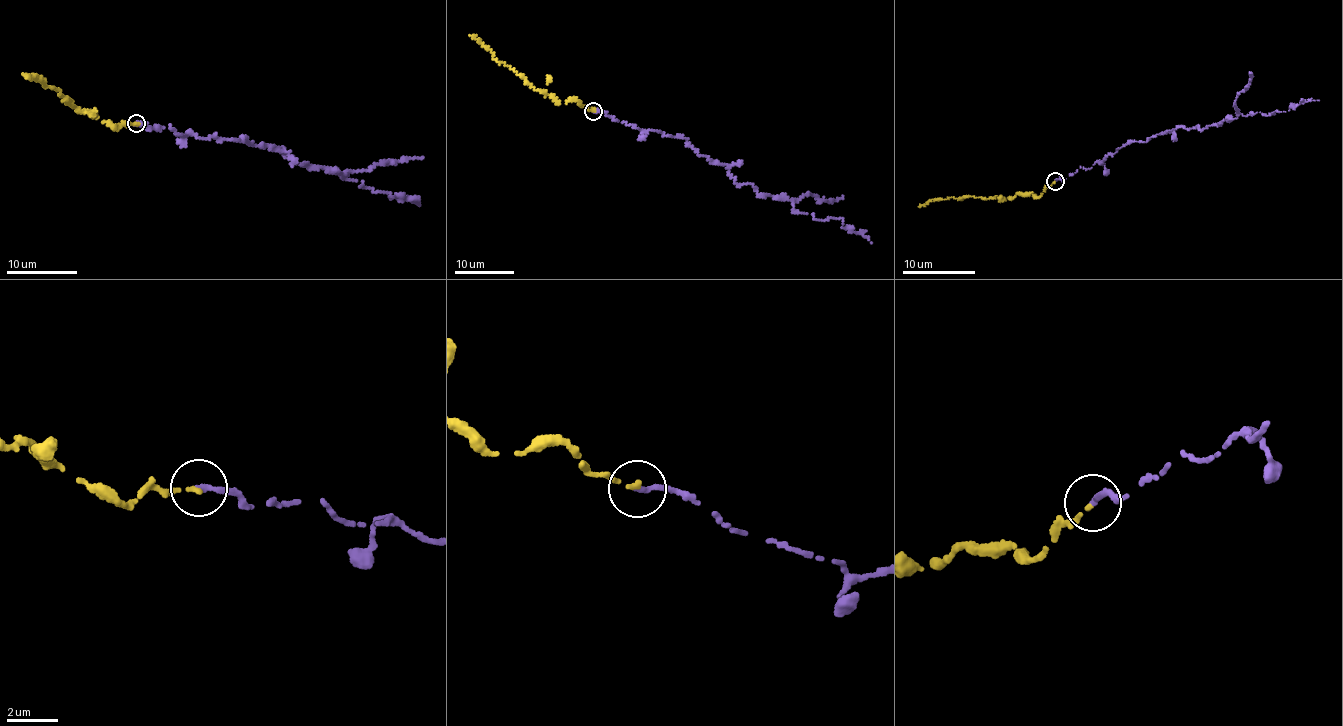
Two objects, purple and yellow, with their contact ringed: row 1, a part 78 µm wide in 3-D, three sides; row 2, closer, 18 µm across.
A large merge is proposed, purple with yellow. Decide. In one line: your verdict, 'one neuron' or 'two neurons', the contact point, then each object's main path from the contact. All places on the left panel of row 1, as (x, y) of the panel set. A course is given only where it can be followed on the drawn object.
one neuron; place (136, 123); course purple (136, 124), (281, 150), (296, 163), (345, 173), (365, 188), (418, 204); course yellow (136, 124), (123, 123), (113, 127), (88, 112), (76, 111), (71, 102), (44, 82), (23, 75)

